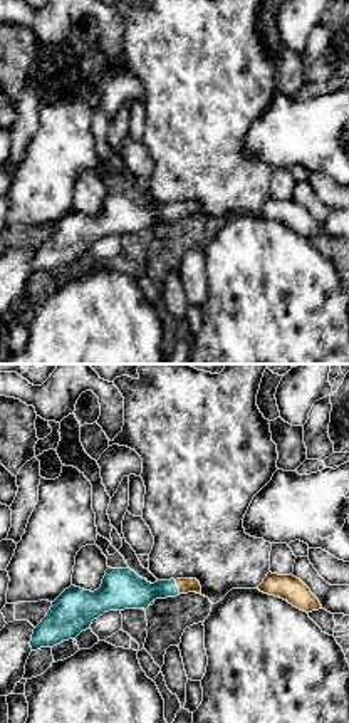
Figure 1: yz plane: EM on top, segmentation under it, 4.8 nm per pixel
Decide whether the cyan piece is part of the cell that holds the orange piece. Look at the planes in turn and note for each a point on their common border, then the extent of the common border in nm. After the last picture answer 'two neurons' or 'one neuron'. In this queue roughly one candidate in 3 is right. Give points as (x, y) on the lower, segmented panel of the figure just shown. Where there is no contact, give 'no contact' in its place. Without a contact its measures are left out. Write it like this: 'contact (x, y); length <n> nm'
contact (178, 587); length 70 nm

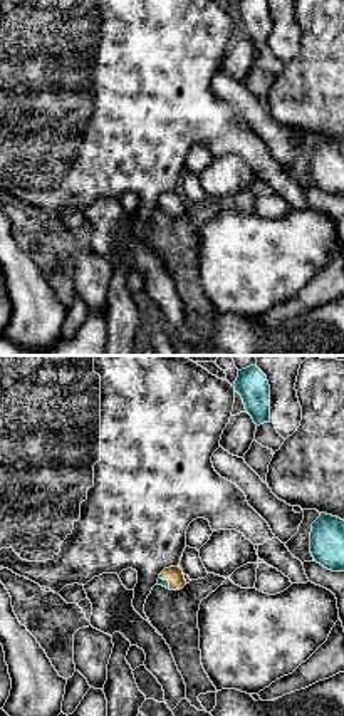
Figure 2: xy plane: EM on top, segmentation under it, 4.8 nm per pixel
contact (166, 579); length 80 nm

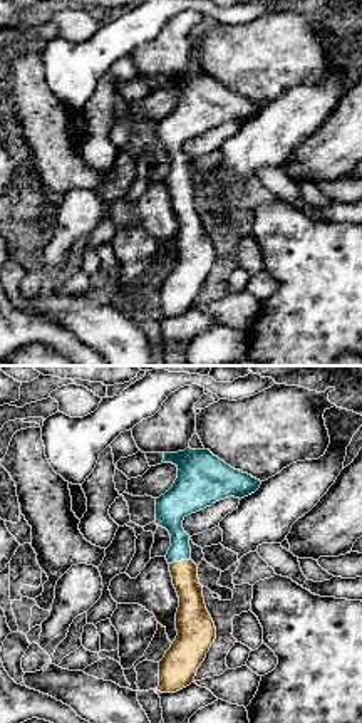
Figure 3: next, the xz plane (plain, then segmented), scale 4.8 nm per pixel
contact (181, 561); length 110 nm

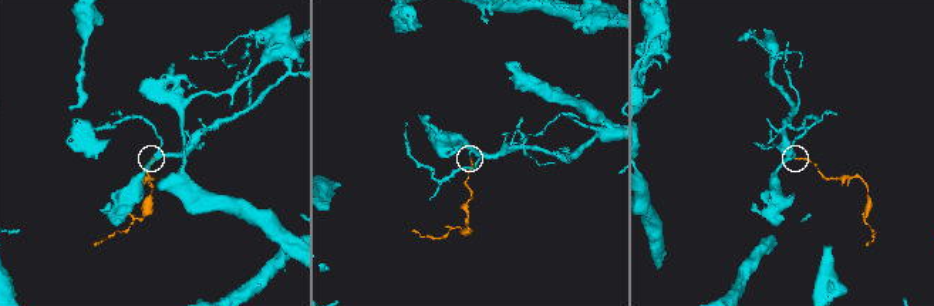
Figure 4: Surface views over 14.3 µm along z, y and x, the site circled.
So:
one neuron

